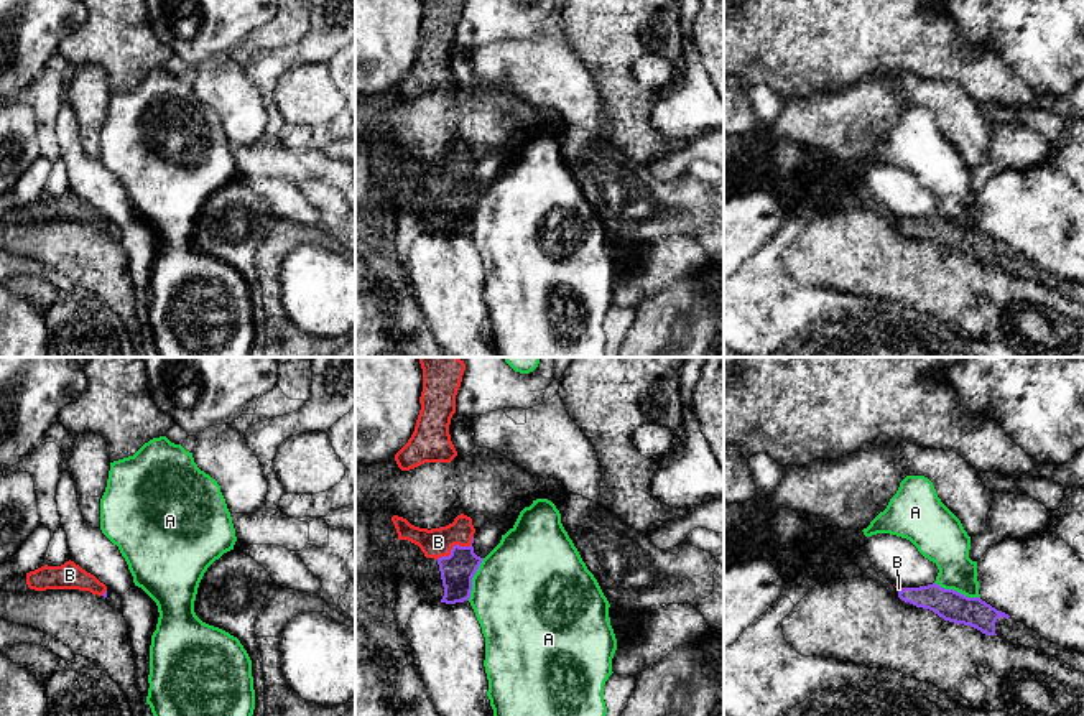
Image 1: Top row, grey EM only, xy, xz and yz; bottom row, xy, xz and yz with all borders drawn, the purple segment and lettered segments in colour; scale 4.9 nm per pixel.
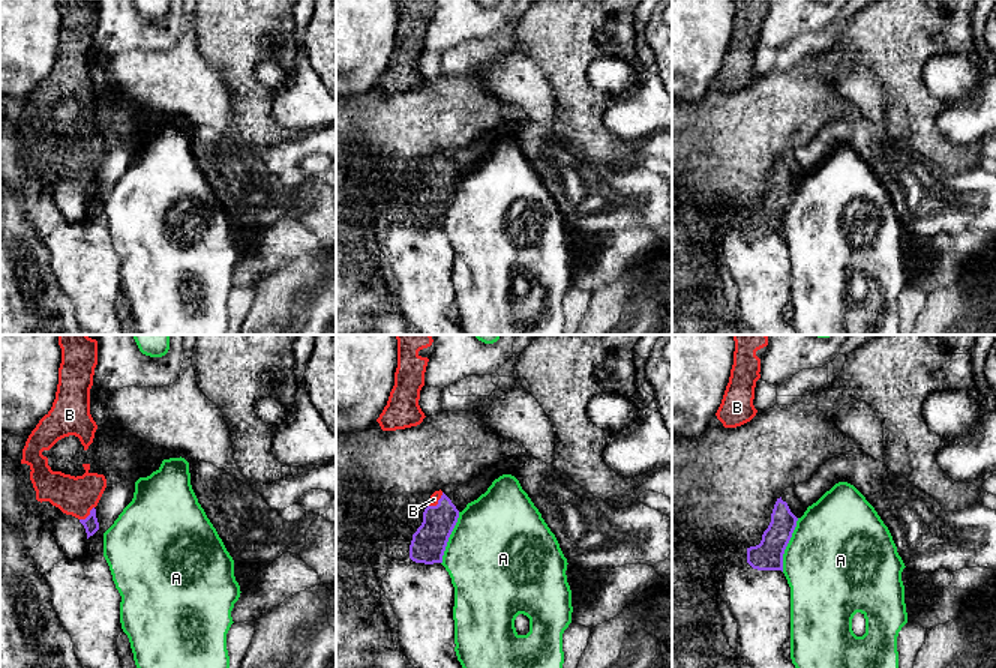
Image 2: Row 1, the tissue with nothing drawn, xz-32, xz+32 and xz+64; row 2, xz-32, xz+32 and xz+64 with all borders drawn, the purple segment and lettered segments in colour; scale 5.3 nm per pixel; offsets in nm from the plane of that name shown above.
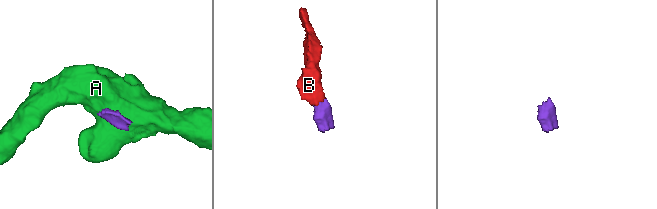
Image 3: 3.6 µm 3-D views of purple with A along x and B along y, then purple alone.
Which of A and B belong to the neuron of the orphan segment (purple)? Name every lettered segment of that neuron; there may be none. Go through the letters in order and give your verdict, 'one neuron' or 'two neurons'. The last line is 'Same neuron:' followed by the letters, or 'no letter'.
A: two neurons
B: one neuron
Same neuron: B

